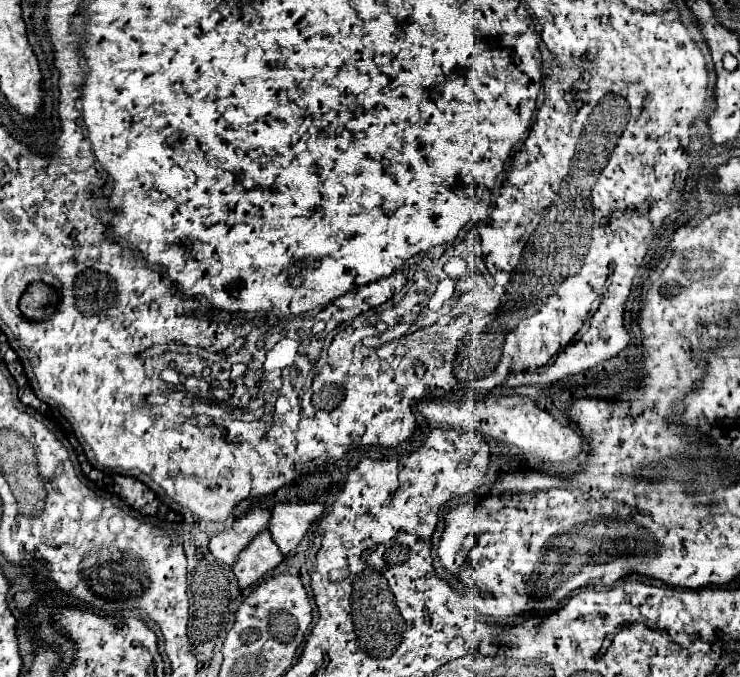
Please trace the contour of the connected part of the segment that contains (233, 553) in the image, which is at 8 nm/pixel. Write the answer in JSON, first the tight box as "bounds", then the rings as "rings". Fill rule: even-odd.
{"bounds":[209,509,271,565],"rings":[[[253,509],[245,517],[239,517],[235,525],[229,531],[223,531],[209,541],[211,553],[225,561],[227,565],[233,565],[239,559],[239,553],[263,531],[269,529],[271,513],[267,509]]]}

